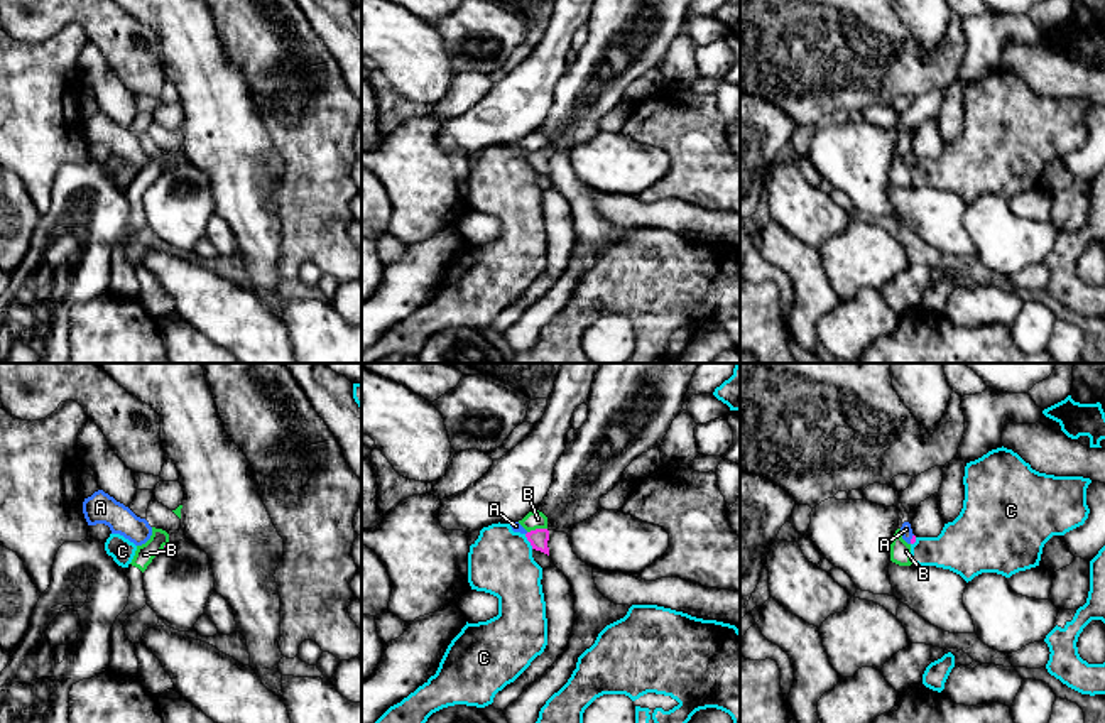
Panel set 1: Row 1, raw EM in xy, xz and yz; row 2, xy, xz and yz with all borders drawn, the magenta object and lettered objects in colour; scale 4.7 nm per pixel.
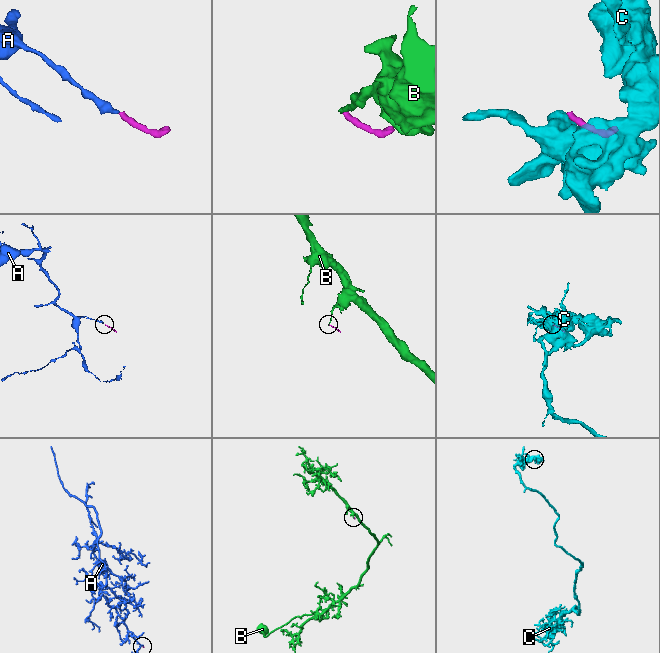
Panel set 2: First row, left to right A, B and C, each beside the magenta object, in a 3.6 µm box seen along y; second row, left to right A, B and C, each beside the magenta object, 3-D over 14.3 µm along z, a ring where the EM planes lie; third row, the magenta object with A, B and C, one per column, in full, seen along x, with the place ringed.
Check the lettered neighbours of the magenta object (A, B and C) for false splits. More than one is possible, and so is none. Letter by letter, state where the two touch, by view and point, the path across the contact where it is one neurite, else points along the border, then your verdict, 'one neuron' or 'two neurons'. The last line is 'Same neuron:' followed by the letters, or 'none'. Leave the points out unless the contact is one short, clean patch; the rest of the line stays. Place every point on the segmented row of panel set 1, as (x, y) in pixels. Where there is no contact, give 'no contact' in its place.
A: meets magenta in yz at (911, 539); runs through yz (913, 539), (911, 539), (906, 529); one neuron
B: meets magenta in xz at (536, 529); border along xz (546, 527), (536, 527), (528, 532); two neurons
C: meets magenta in xz at (528, 539); border along xz (524, 534), (533, 548); two neurons
Same neuron: A

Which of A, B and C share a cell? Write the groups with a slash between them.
A / B / C

